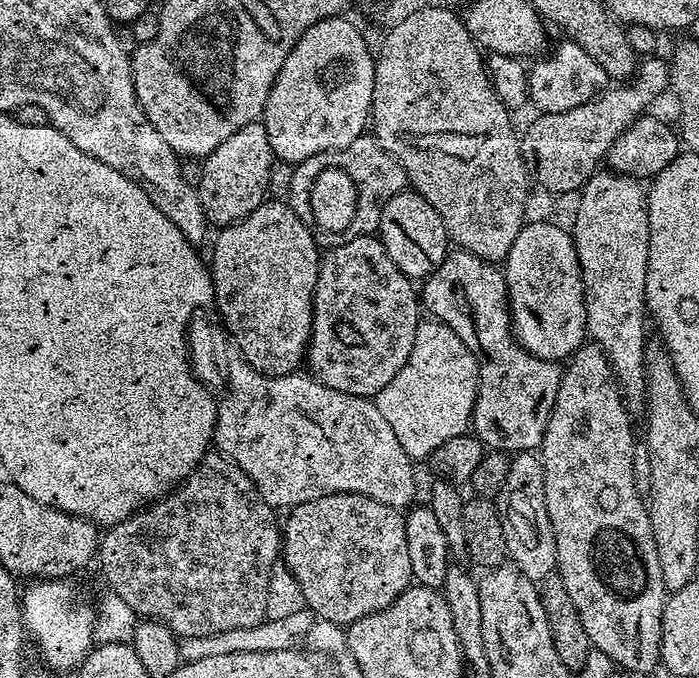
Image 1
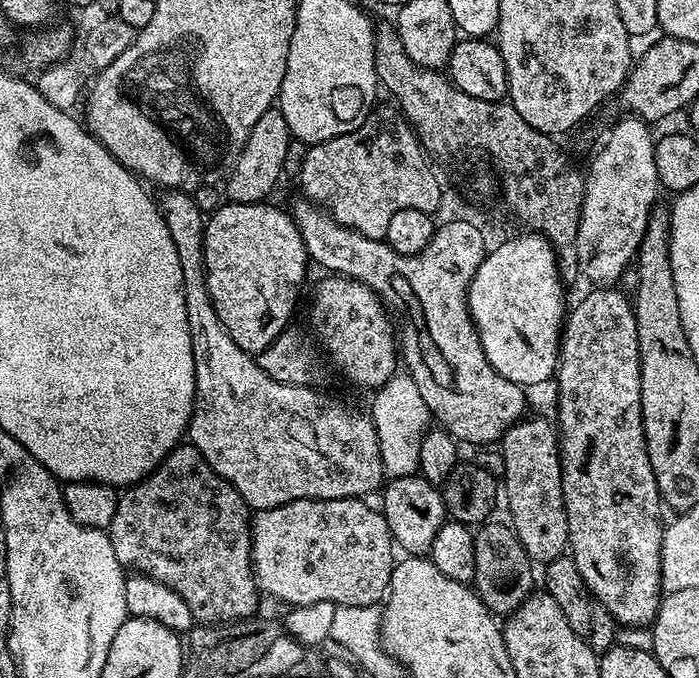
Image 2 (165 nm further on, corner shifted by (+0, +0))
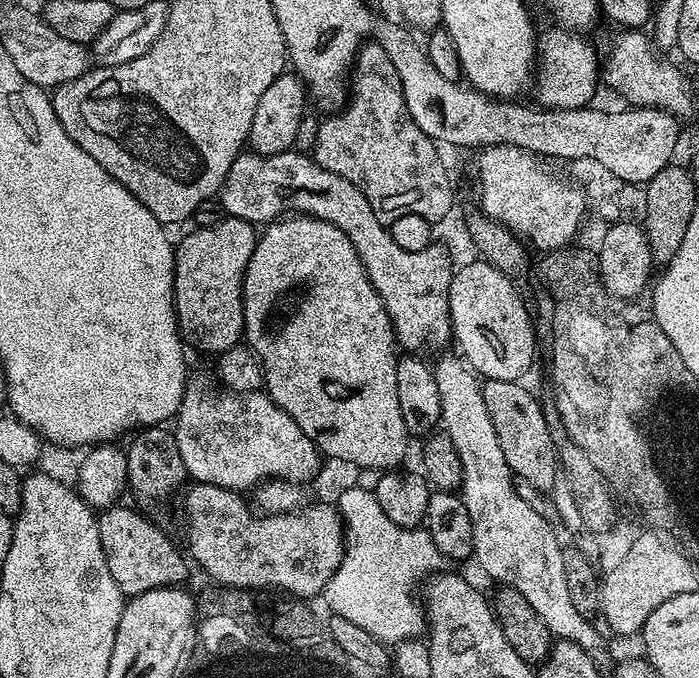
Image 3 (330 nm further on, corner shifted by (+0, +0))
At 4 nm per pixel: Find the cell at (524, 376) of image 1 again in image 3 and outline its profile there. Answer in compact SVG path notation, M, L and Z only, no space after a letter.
M245 150L238 158L234 158L234 166L230 166L230 174L226 174L224 184L220 187L219 200L227 215L249 220L253 226L267 226L281 219L289 210L296 214L316 216L319 220L338 226L354 246L374 290L382 298L384 308L392 319L396 343L405 353L415 353L420 350L416 348L423 344L444 344L448 339L453 339L454 325L448 295L454 275L454 263L444 244L434 242L426 250L413 252L402 250L402 246L394 242L391 231L381 224L374 210L370 210L366 194L362 194L362 190L358 190L354 182L346 182L346 178L323 168L311 155L289 150L273 156L259 156L254 151Z

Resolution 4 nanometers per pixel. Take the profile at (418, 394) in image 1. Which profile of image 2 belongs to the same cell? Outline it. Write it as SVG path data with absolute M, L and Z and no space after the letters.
M402 372L394 374L373 396L370 415L375 422L385 473L392 478L413 475L420 465L421 439L432 422L429 408L411 377Z

